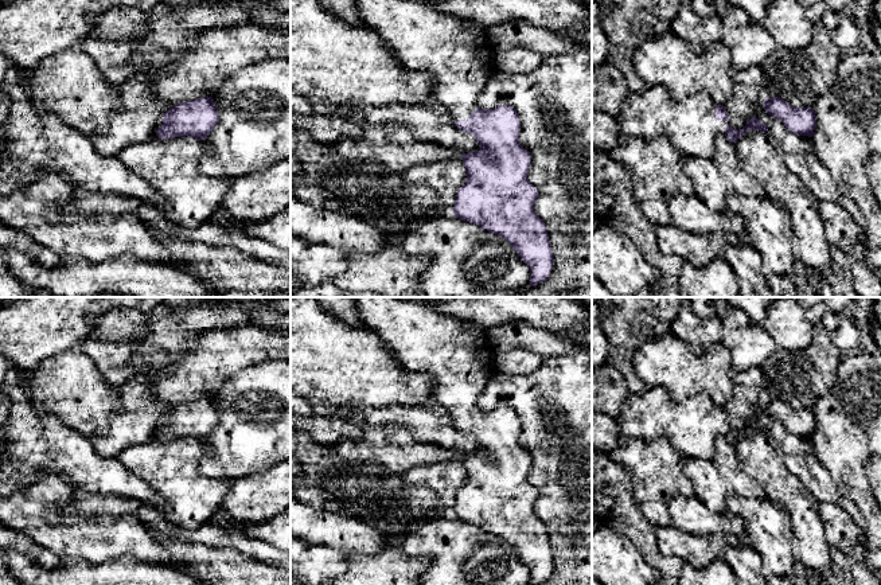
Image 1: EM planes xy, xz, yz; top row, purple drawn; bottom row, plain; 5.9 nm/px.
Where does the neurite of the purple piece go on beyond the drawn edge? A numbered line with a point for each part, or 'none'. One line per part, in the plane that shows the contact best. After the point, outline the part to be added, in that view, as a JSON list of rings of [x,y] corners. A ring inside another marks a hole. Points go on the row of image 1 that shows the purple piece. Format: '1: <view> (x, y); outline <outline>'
1: yz (689, 124); outline [[[654,85],[644,93],[629,90],[615,117],[621,134],[644,140],[666,136],[685,157],[710,157],[716,137],[725,134],[728,124],[716,121],[714,112],[707,91],[674,101],[664,86]]]

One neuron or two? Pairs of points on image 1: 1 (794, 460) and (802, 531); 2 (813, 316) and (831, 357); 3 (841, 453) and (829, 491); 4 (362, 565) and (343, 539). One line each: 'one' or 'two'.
1: two
2: two
3: two
4: two

